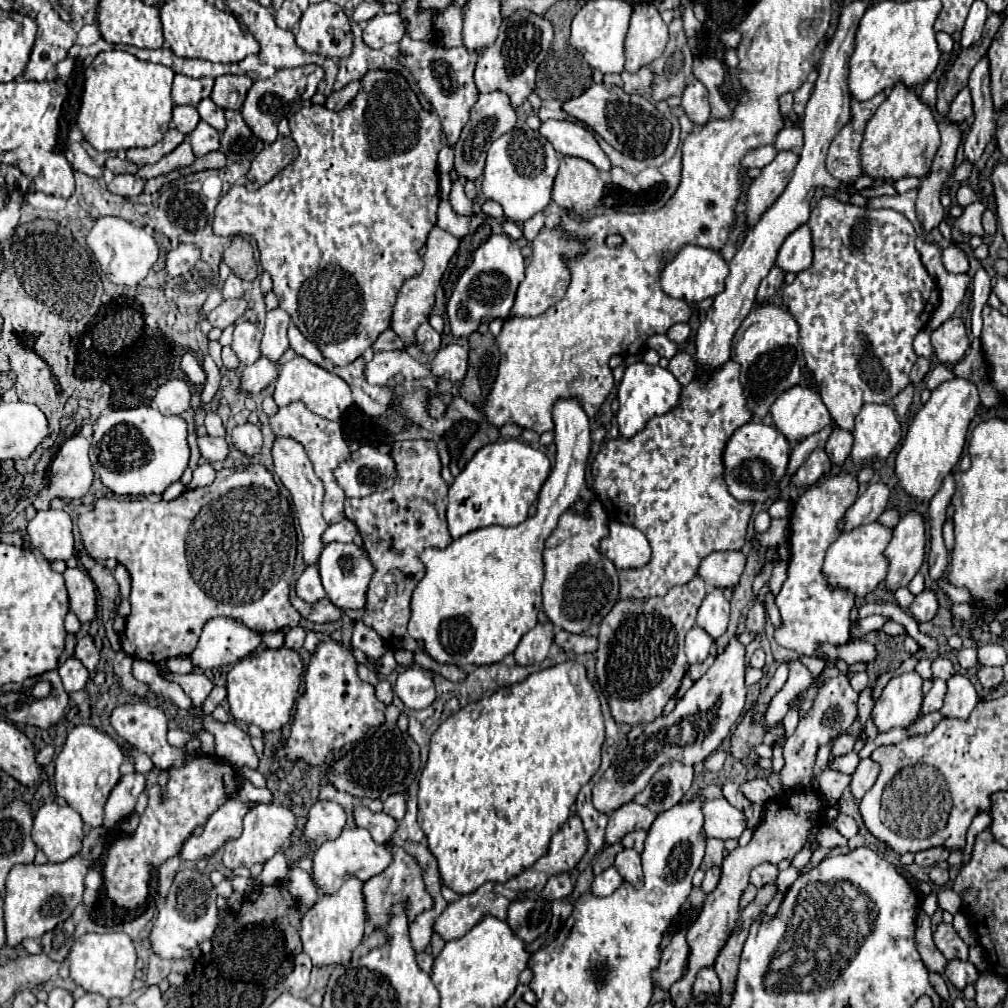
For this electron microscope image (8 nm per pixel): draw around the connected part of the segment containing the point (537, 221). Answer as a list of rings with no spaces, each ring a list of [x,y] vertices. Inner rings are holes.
[[[535,213],[531,219],[527,219],[523,223],[523,235],[525,235],[525,239],[531,243],[535,239],[535,235],[541,231],[541,227],[543,227],[543,213]]]

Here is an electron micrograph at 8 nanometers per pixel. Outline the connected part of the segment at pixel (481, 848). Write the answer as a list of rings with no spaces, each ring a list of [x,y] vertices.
[[[567,661],[567,663],[555,665],[551,669],[531,673],[525,681],[511,685],[509,695],[507,695],[507,687],[503,687],[487,699],[465,705],[463,709],[453,713],[447,721],[443,721],[437,727],[435,735],[431,737],[429,759],[427,759],[427,765],[425,765],[421,779],[419,779],[419,825],[427,837],[429,851],[437,859],[437,867],[439,867],[443,883],[449,889],[453,889],[457,895],[469,895],[487,881],[497,881],[497,883],[509,881],[511,877],[515,877],[521,871],[525,871],[527,867],[531,867],[539,857],[543,857],[549,849],[551,837],[563,827],[563,823],[571,815],[571,805],[575,803],[579,789],[599,769],[603,741],[605,741],[605,725],[603,725],[603,715],[601,715],[597,691],[589,683],[585,667],[581,663],[575,663],[575,661]]]

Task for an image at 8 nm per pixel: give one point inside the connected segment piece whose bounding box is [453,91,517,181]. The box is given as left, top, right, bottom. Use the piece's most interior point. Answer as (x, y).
(492, 116)

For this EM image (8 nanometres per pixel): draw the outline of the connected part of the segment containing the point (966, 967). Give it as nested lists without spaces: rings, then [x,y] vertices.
[[[951,959],[951,961],[947,961],[947,965],[945,965],[945,977],[947,977],[957,989],[965,989],[965,985],[977,981],[979,971],[977,971],[975,965],[969,963],[969,961]]]

